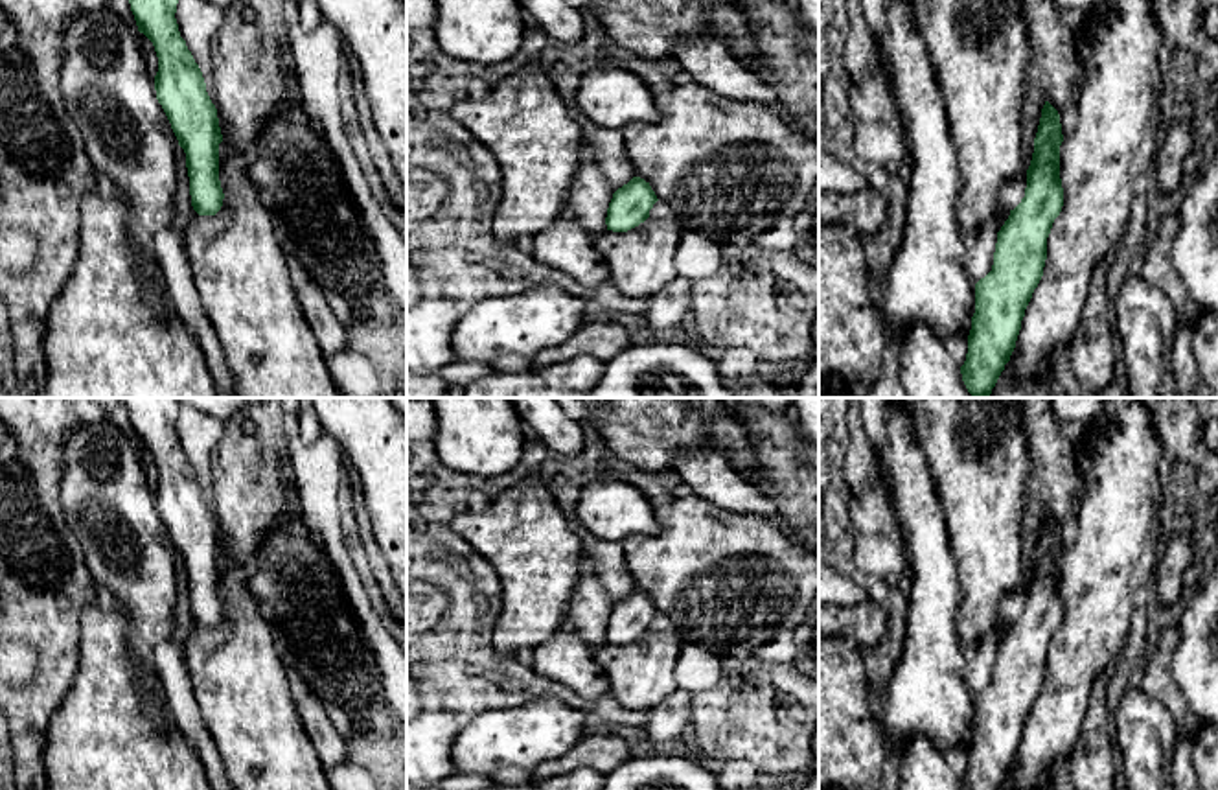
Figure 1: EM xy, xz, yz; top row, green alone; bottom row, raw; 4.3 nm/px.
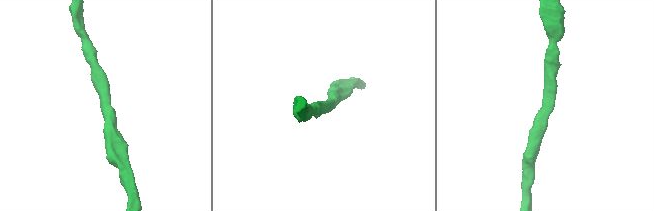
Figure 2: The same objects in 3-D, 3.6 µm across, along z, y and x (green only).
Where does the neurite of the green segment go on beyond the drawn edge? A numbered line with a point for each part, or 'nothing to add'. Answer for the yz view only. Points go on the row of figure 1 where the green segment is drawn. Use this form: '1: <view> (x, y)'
1: yz (1123, 98)

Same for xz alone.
1: xz (641, 262)

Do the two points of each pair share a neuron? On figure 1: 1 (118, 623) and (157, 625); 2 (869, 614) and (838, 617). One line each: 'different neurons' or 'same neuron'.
1: different neurons
2: same neuron

